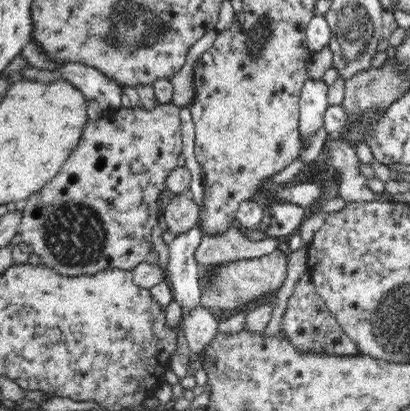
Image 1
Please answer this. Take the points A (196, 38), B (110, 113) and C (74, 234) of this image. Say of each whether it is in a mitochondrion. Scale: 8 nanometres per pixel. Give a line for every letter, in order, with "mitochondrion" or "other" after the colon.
A: other
B: other
C: mitochondrion

